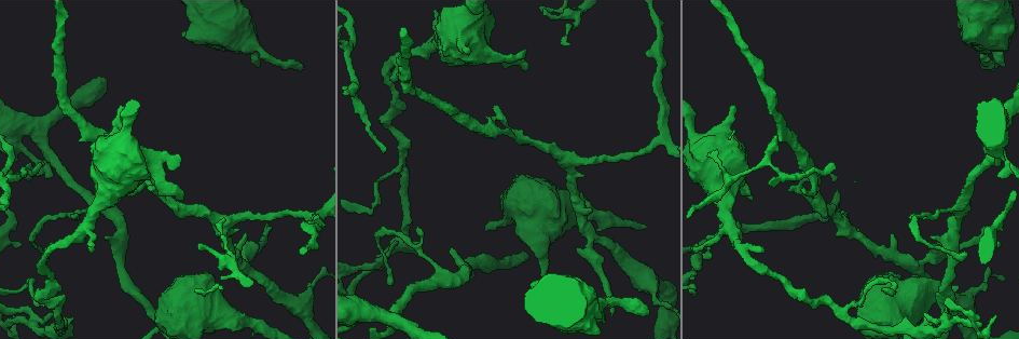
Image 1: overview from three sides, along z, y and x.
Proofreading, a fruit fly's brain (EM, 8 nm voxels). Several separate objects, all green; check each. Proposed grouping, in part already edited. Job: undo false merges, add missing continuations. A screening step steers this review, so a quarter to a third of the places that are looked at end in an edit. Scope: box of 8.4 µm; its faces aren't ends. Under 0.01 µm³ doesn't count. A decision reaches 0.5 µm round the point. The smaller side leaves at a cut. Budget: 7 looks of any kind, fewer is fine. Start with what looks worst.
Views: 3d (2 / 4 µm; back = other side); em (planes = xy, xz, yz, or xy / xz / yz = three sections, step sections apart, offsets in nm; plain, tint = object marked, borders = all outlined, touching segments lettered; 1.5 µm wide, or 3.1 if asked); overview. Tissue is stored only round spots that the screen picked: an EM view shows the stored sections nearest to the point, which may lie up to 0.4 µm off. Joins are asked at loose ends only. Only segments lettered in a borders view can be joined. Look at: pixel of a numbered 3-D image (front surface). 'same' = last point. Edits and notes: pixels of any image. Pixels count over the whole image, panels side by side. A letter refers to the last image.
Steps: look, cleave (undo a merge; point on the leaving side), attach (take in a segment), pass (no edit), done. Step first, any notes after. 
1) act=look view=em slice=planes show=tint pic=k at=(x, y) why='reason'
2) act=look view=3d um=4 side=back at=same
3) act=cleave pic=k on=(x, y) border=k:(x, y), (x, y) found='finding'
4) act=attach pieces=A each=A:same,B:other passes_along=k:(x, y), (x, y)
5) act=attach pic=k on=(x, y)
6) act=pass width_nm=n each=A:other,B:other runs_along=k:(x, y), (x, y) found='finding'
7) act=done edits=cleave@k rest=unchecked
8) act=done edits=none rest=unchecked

act=look view=em slice=planes show=borders pic=1 at=(612, 315) why='an open end'

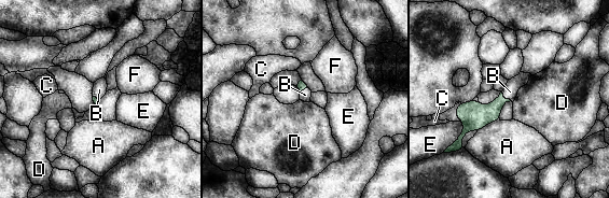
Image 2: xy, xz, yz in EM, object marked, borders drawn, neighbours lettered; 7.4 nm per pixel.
act=attach pieces=B each=A:other,B:same,C:other,D:other,E:other,F:other passes_along=2:(476, 115), (504, 97), (510, 92) found='it goes on there'

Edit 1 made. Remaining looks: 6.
act=look view=overview why='see it whole again'

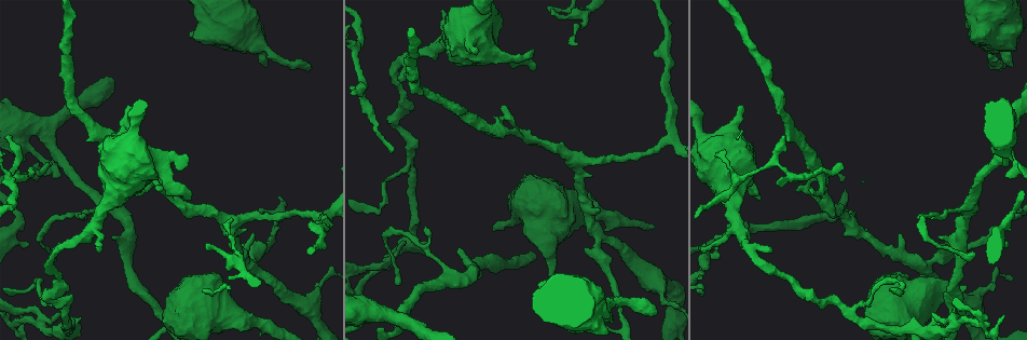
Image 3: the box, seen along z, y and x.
act=look view=3d um=4 pic=3 at=(156, 152) why='free end'

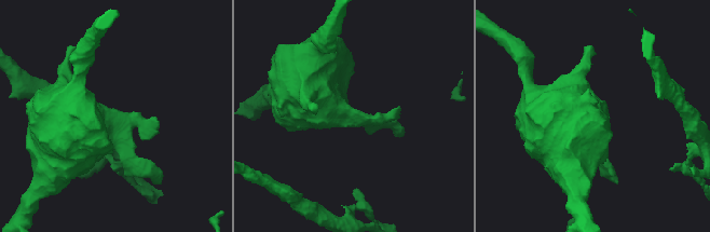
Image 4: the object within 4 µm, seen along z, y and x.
act=look view=em slice=yz step=4 show=borders pic=4 at=(115, 117)

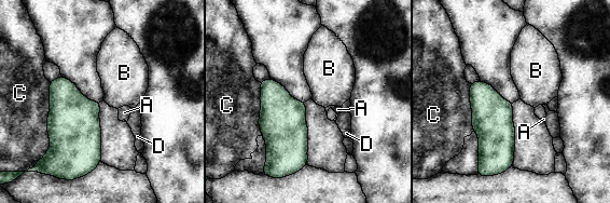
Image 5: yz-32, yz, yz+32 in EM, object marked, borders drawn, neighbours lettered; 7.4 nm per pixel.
act=look view=em slice=planes show=borders at=same

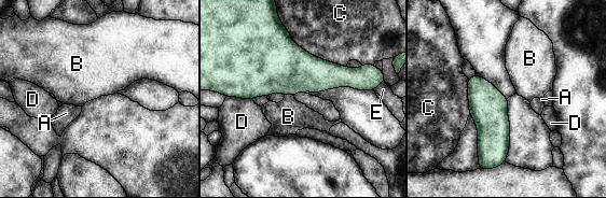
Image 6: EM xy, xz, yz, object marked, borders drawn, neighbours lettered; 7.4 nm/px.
act=pass each=A:other,B:other,C:other,D:other,E:other border=6:(276, 11), (300, 46), (346, 66) found='none of them fits'

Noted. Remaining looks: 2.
act=look view=em slice=yz step=8 show=borders pic=3 at=(397, 284) why='tapers out'

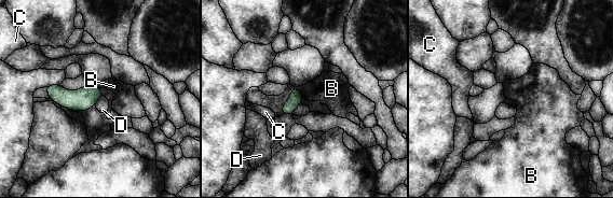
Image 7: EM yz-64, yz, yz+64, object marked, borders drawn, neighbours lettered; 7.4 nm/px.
act=look view=em slice=planes show=borders at=same

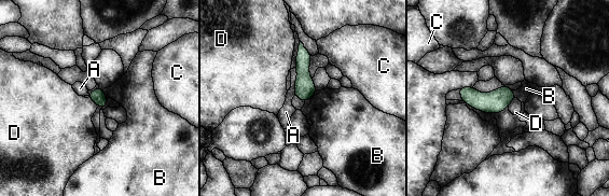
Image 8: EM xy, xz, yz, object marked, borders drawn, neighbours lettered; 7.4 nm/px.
act=pass width_nm=100 each=A:other,B:other,C:other,D:other border=8:(88, 96), (98, 106) found='no lettered segment goes on from it'

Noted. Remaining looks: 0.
act=done edits=attach@2 rest=unchecked

